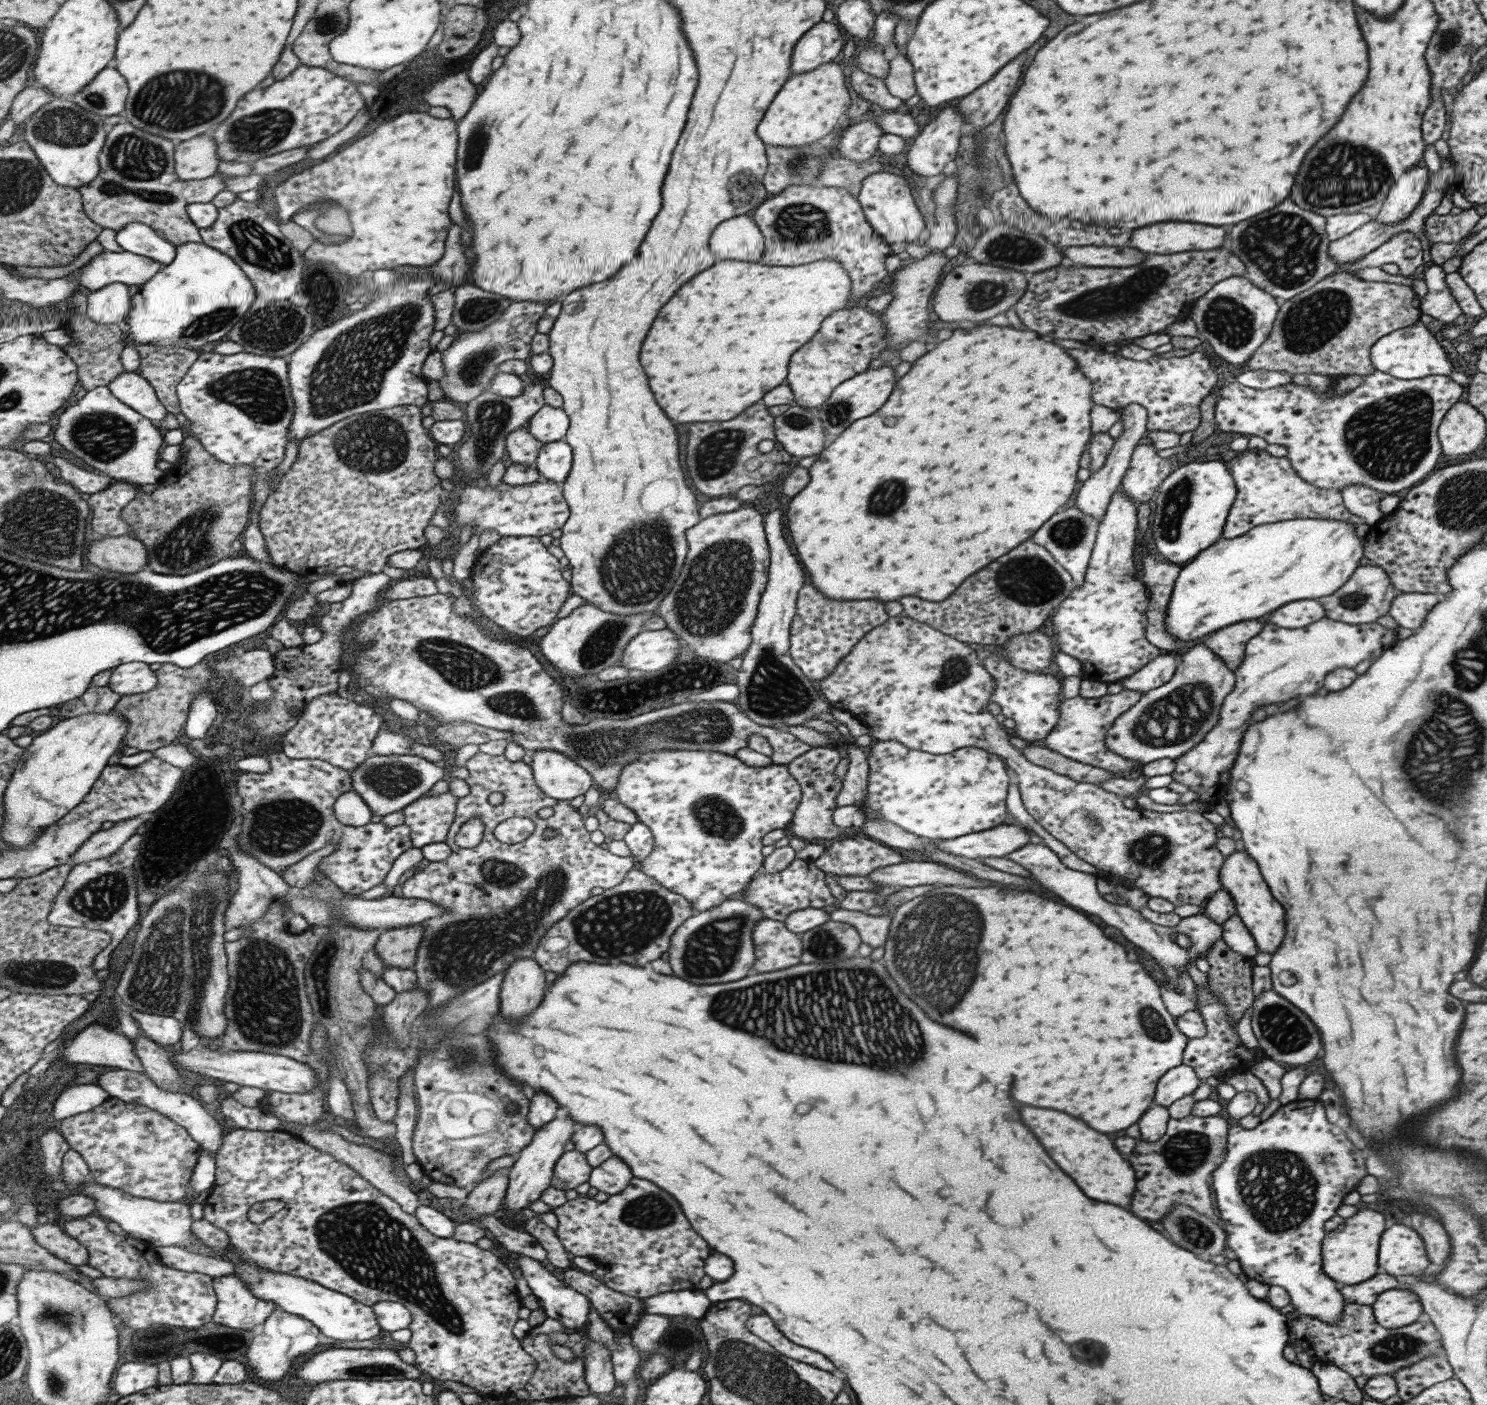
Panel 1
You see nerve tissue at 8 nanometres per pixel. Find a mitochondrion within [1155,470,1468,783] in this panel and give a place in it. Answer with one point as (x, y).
(1350, 601)

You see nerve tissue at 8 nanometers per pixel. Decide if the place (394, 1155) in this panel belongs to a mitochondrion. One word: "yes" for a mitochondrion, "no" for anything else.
no

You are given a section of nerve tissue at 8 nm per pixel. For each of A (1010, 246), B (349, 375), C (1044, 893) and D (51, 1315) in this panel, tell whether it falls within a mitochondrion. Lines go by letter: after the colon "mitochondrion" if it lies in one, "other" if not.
A: mitochondrion
B: mitochondrion
C: other
D: mitochondrion

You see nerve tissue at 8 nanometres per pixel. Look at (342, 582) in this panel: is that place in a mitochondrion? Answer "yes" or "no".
no

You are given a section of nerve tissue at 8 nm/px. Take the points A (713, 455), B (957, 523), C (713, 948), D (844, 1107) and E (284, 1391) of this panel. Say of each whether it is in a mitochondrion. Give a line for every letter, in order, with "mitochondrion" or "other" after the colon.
A: mitochondrion
B: other
C: mitochondrion
D: other
E: other

